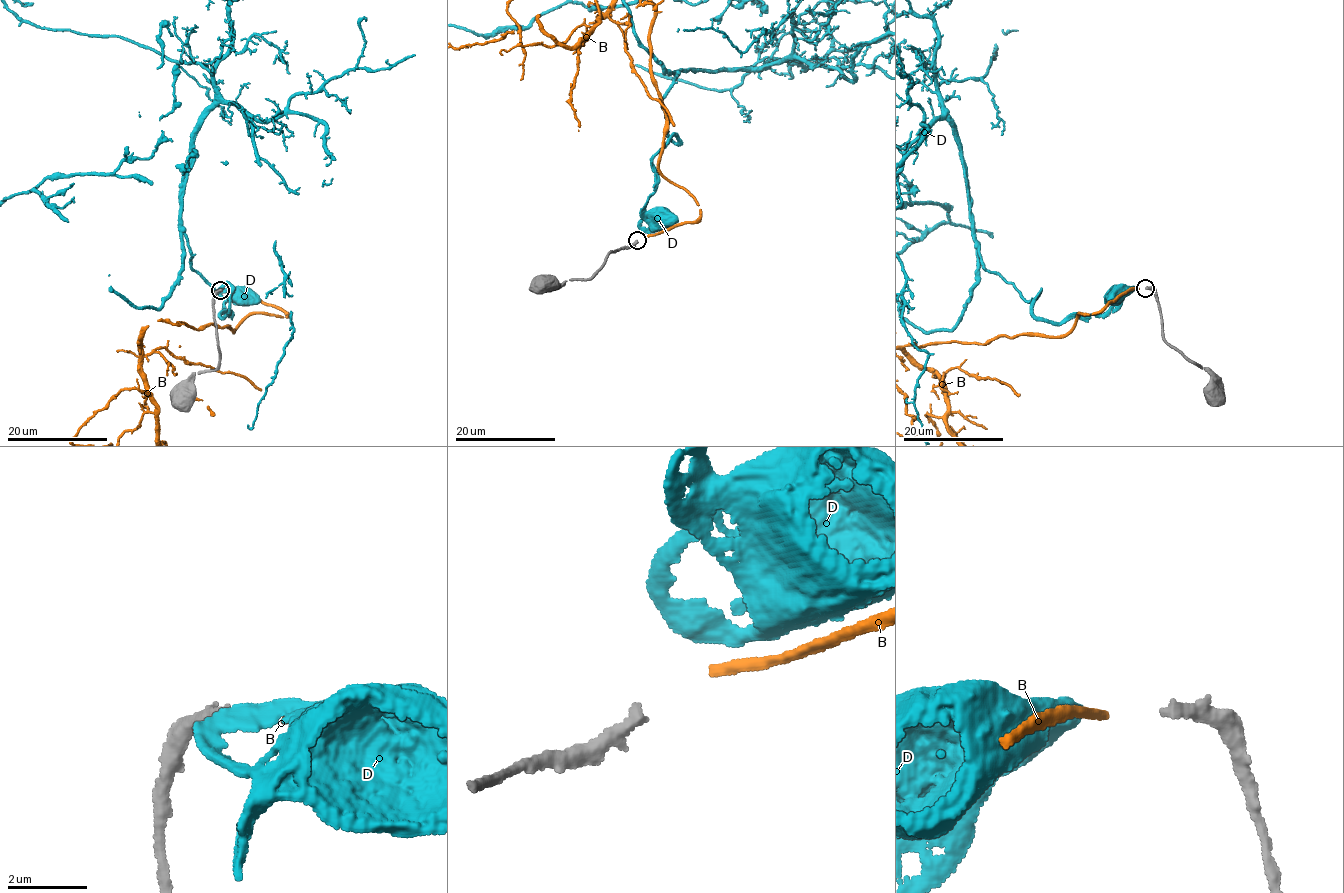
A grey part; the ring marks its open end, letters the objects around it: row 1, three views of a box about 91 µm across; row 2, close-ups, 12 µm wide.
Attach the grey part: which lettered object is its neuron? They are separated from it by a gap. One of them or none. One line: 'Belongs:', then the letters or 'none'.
Belongs: B

